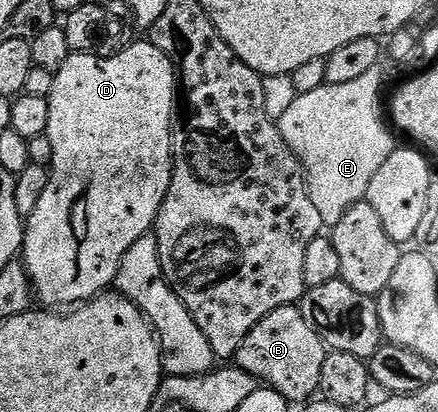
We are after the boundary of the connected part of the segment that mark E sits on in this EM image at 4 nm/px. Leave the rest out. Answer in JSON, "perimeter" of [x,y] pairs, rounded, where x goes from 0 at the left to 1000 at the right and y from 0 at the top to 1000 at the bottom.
{"perimeter":[[[863,158],[792,204],[744,204],[737,214],[719,214],[719,223],[683,228],[637,294],[646,340],[696,413],[710,488],[719,493],[719,505],[744,551],[758,553],[808,495],[840,473],[847,427],[865,417],[884,379],[902,362],[900,318],[884,296],[879,308],[879,296],[870,289],[870,172],[872,163]]]}

